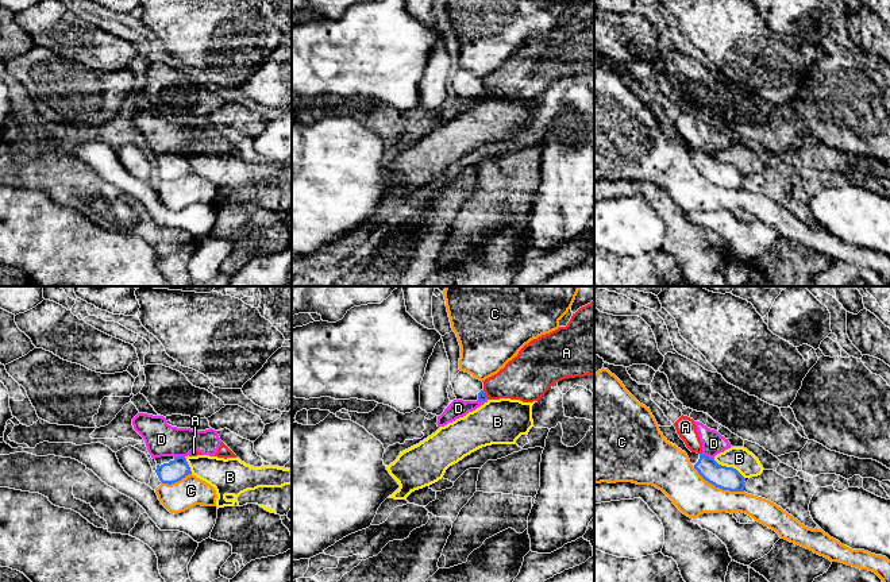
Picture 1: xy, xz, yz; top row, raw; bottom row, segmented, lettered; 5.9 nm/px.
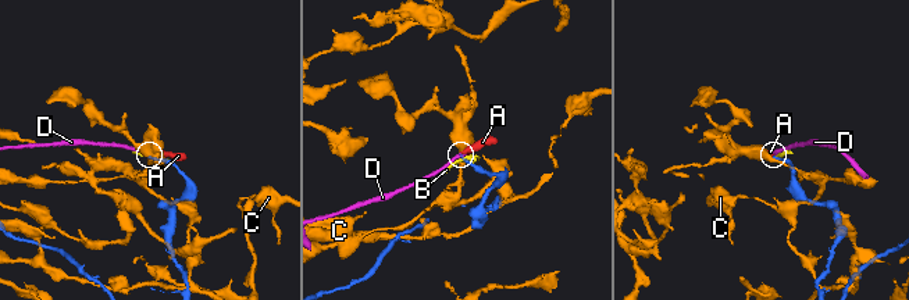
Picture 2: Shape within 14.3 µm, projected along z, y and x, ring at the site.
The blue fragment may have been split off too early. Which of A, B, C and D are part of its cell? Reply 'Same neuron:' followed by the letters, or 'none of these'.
Same neuron: none of these

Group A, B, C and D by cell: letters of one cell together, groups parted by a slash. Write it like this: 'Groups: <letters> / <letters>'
Groups: A D / B / C

